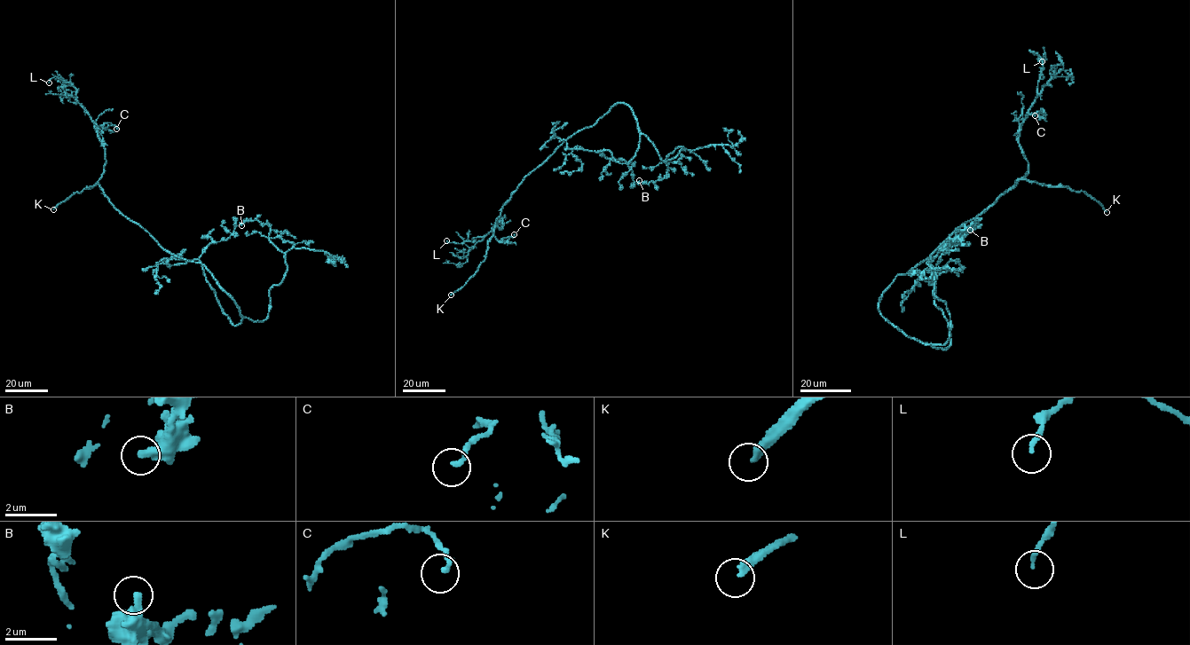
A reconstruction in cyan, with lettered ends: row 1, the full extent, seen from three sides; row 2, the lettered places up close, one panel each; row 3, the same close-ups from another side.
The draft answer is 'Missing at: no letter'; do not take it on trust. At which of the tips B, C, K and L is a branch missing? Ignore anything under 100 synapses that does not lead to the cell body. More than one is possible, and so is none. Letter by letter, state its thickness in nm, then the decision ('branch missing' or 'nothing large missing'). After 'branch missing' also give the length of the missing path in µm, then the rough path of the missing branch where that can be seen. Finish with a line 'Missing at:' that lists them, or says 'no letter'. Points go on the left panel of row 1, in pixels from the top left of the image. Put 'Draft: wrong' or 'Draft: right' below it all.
B: 340 nm thick; nothing large missing
C: 200 nm thick; nothing large missing
K: 260 nm thick; branch missing; about 70 µm are missing
L: 180 nm thick; nothing large missing
Missing at: K
Draft: wrong

